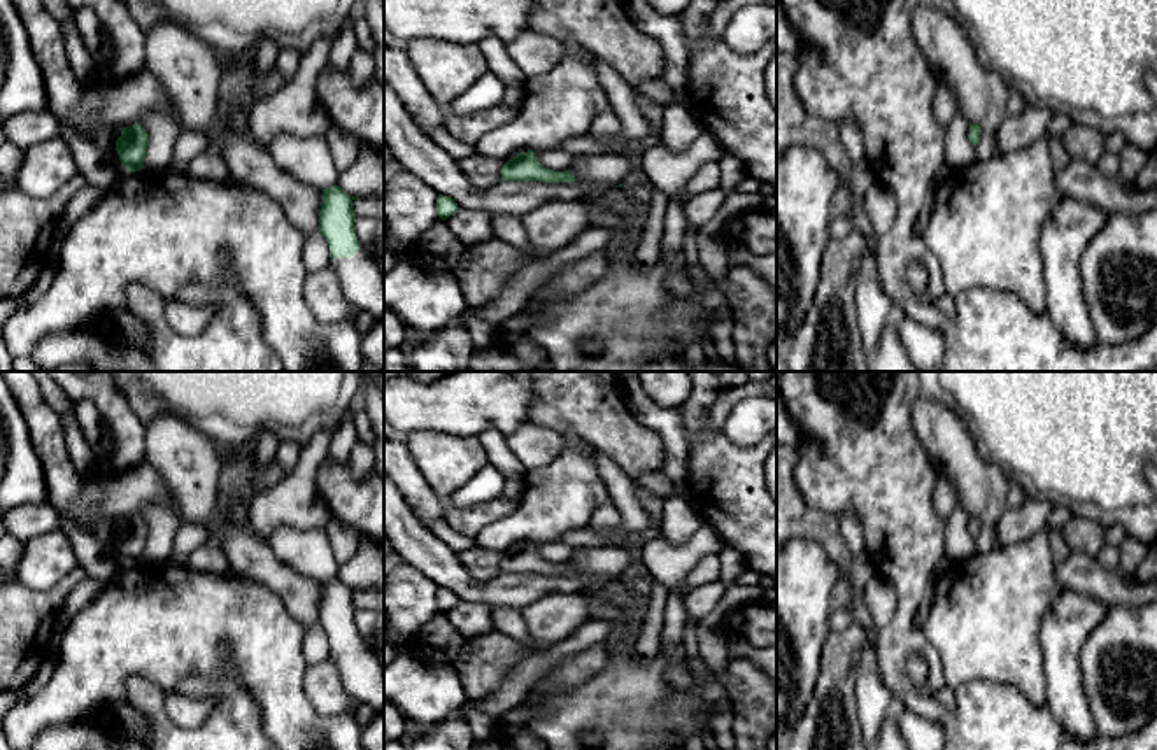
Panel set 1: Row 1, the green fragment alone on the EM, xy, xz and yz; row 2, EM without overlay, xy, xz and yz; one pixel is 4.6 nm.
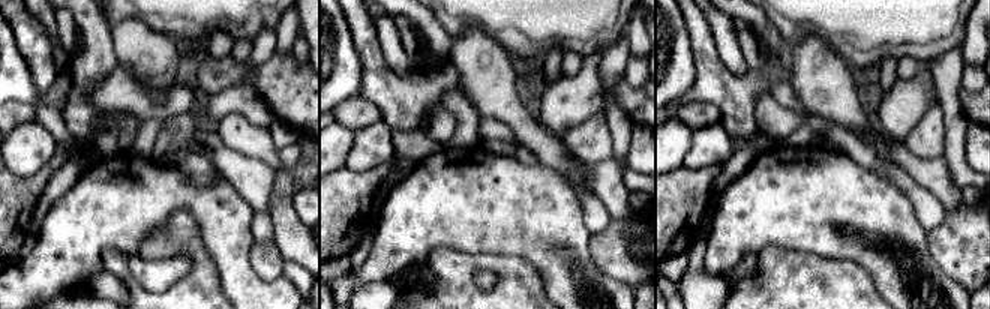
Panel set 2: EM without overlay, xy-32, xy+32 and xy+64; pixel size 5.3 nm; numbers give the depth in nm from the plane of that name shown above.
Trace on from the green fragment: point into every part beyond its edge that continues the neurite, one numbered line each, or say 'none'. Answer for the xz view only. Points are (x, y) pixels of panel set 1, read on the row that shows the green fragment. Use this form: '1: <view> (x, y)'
none

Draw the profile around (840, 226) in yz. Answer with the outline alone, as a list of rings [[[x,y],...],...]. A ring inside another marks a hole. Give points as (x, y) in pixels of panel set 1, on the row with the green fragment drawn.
[[[833,216],[829,223],[831,240],[840,240],[854,231],[852,219],[845,216]]]

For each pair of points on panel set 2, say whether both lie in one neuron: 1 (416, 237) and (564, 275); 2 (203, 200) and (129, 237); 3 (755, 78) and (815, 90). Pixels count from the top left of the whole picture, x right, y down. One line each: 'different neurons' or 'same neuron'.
1: same neuron
2: same neuron
3: different neurons

